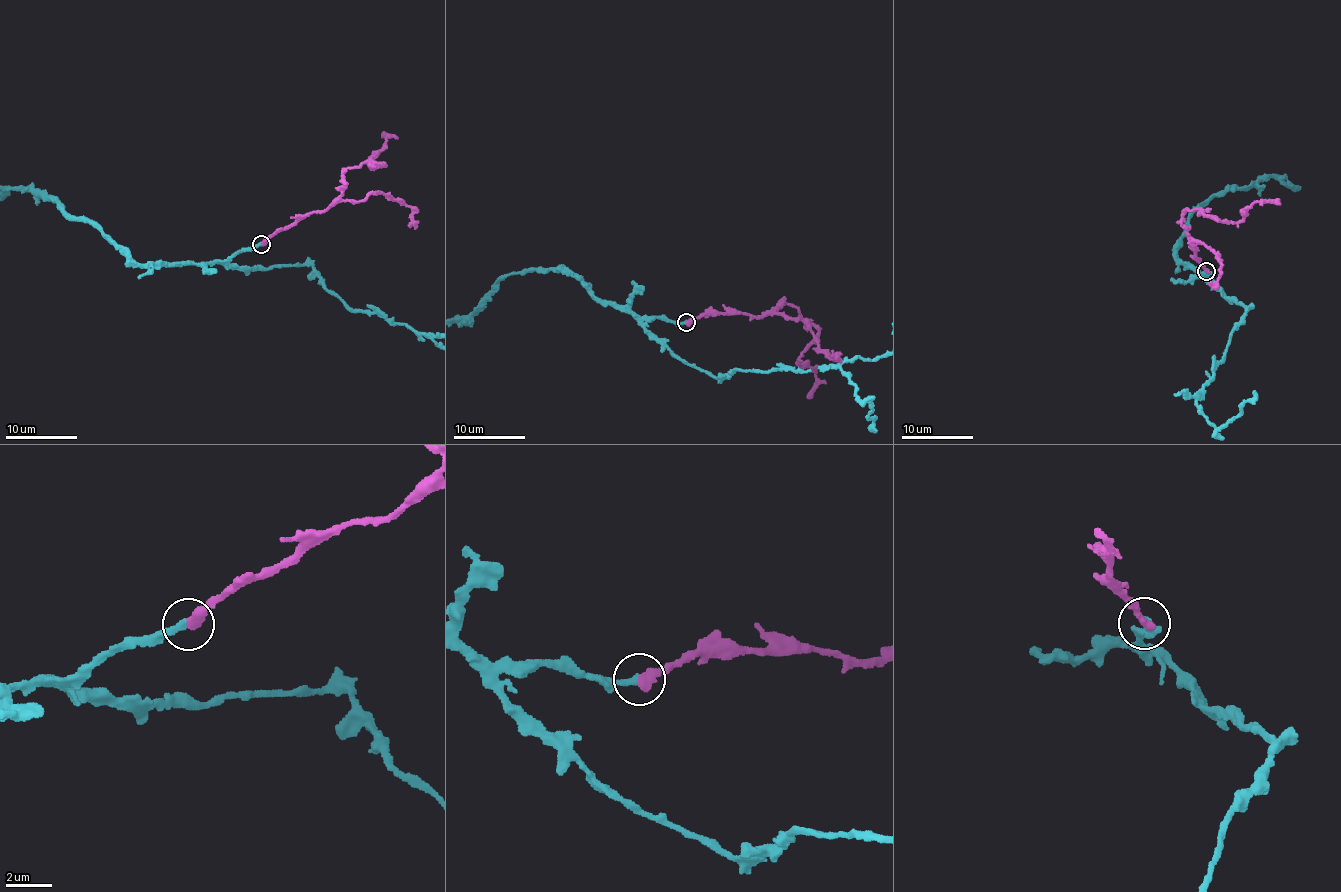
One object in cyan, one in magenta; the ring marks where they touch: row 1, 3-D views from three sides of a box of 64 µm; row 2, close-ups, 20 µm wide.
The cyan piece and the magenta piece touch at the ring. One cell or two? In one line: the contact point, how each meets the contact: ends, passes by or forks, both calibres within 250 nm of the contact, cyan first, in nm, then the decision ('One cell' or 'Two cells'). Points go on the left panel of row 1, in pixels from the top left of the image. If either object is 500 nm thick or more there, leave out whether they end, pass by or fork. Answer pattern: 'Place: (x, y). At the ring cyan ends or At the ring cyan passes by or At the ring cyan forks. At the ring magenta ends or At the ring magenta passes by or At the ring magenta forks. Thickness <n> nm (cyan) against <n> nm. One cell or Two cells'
Place: (261, 244). At the ring cyan ends. At the ring magenta ends. Thickness 320 nm (cyan) against 440 nm. One cell

